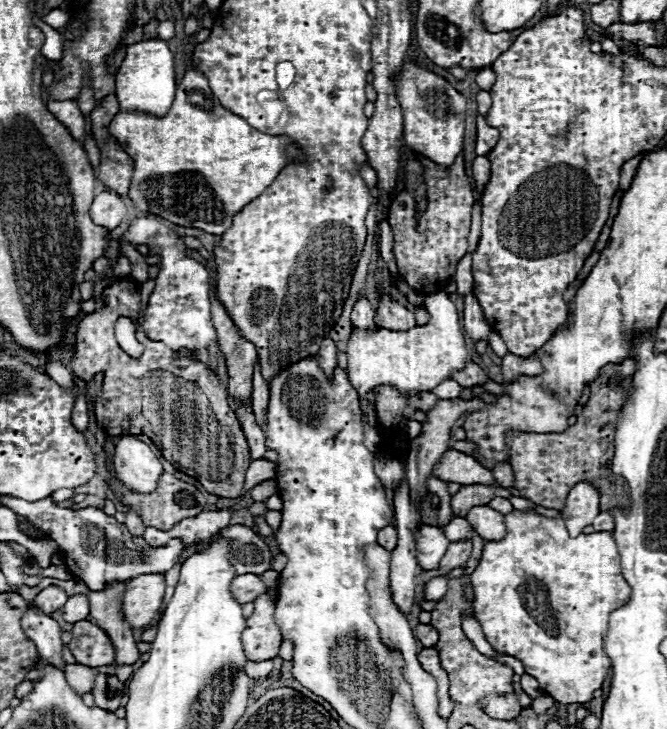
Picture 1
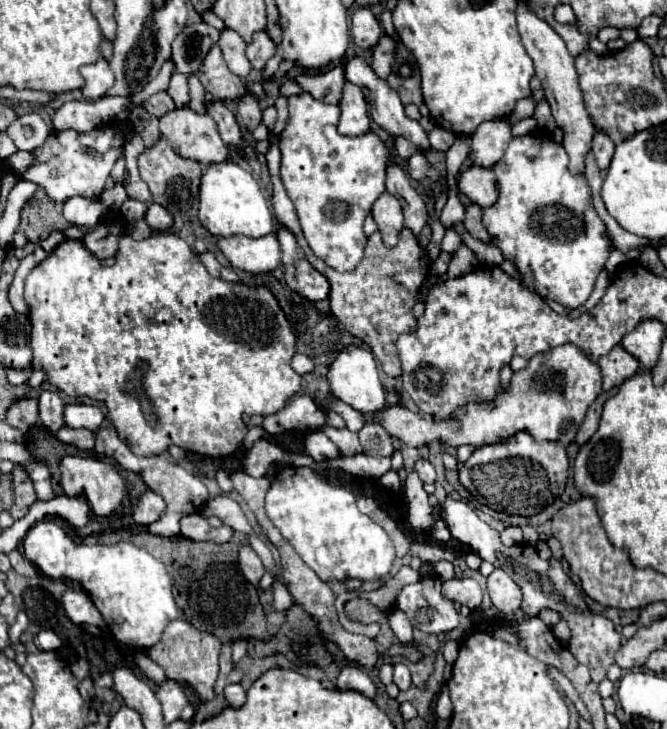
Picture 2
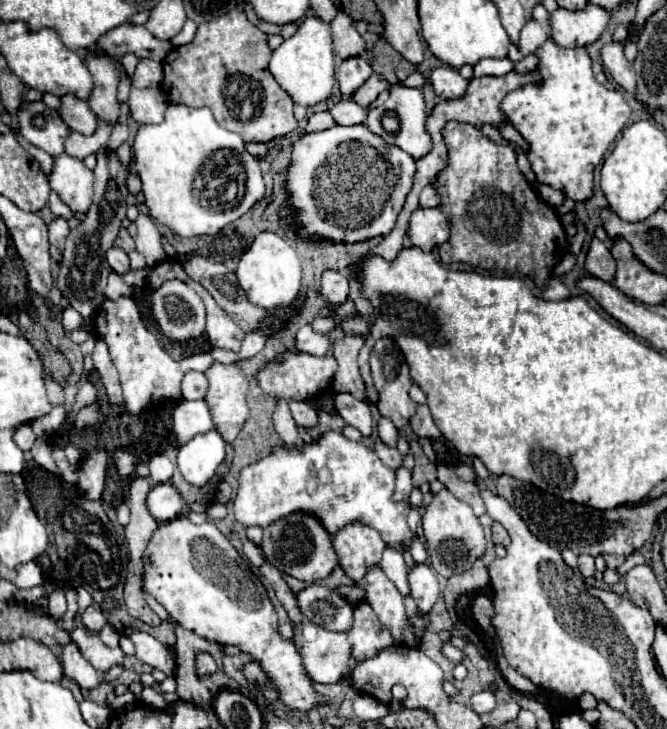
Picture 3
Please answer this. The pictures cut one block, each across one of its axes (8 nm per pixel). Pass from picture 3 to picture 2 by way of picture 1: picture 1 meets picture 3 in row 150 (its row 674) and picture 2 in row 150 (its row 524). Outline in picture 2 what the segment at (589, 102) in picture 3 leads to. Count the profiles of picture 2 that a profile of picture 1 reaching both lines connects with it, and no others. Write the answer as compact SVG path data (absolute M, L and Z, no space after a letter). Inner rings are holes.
M542 130L526 136L514 136L502 160L494 164L498 180L498 200L494 206L482 208L482 224L490 234L506 260L512 260L520 272L520 280L526 288L540 294L542 298L554 300L566 308L580 308L594 290L596 276L604 268L610 254L610 238L606 226L596 214L590 198L590 186L584 176L568 170L568 154L562 144Z

